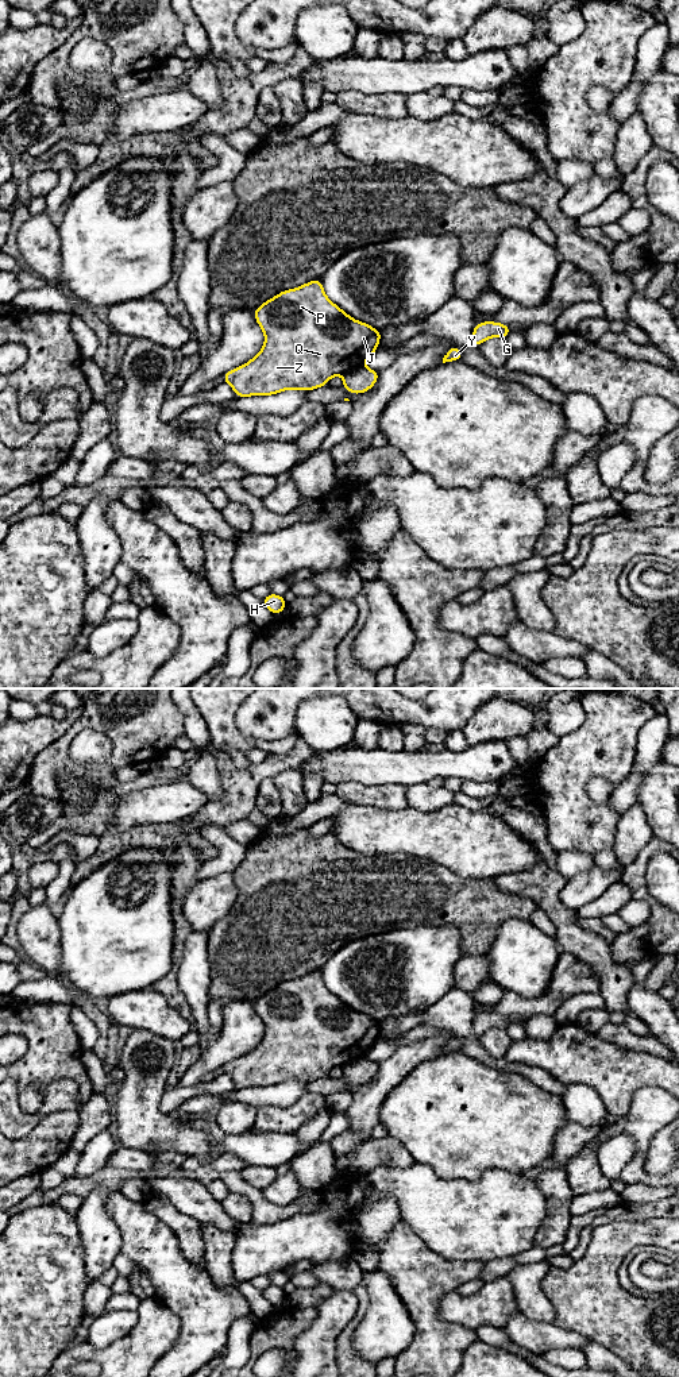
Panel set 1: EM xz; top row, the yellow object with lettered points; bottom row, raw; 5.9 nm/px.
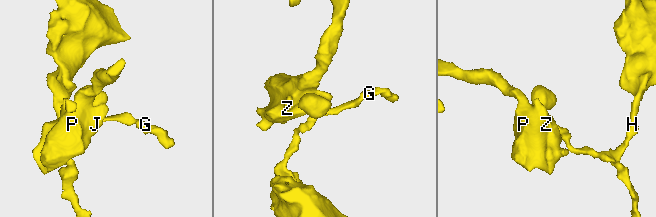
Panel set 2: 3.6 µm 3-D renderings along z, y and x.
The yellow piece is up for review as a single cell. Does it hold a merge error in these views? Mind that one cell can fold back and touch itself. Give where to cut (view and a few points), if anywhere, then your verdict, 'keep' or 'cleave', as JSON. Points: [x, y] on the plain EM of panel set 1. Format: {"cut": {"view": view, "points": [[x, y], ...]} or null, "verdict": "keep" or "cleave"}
{"cut": {"view": "xz", "points": [[363, 1056], [343, 1067]]}, "verdict": "cleave"}

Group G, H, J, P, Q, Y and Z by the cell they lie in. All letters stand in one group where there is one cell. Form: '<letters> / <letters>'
G H Y / J P Q Z

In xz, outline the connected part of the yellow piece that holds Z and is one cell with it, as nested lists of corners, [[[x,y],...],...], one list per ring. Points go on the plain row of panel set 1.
[[[313,971],[296,980],[288,980],[263,994],[254,1002],[255,1011],[265,1025],[262,1041],[247,1054],[223,1066],[235,1083],[235,1088],[274,1087],[283,1081],[310,1083],[325,1077],[335,1066],[344,1066],[364,1057],[364,1053],[378,1041],[382,1023],[358,1012],[333,995],[323,980],[321,971]]]

